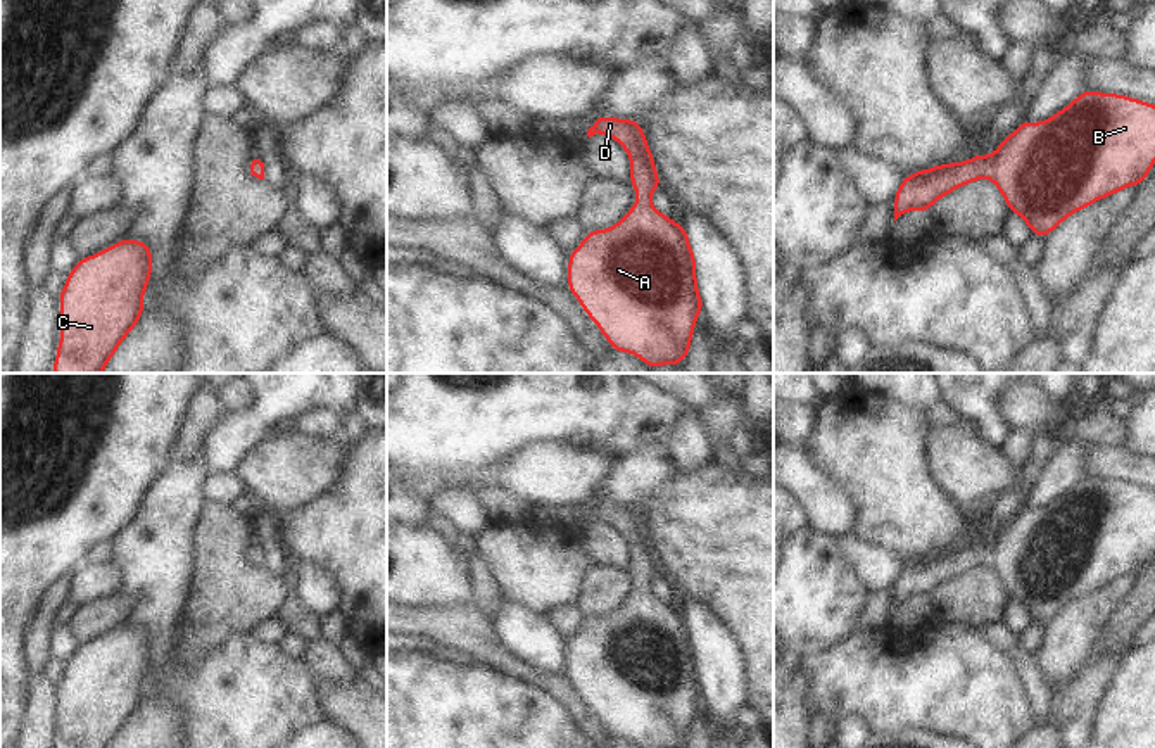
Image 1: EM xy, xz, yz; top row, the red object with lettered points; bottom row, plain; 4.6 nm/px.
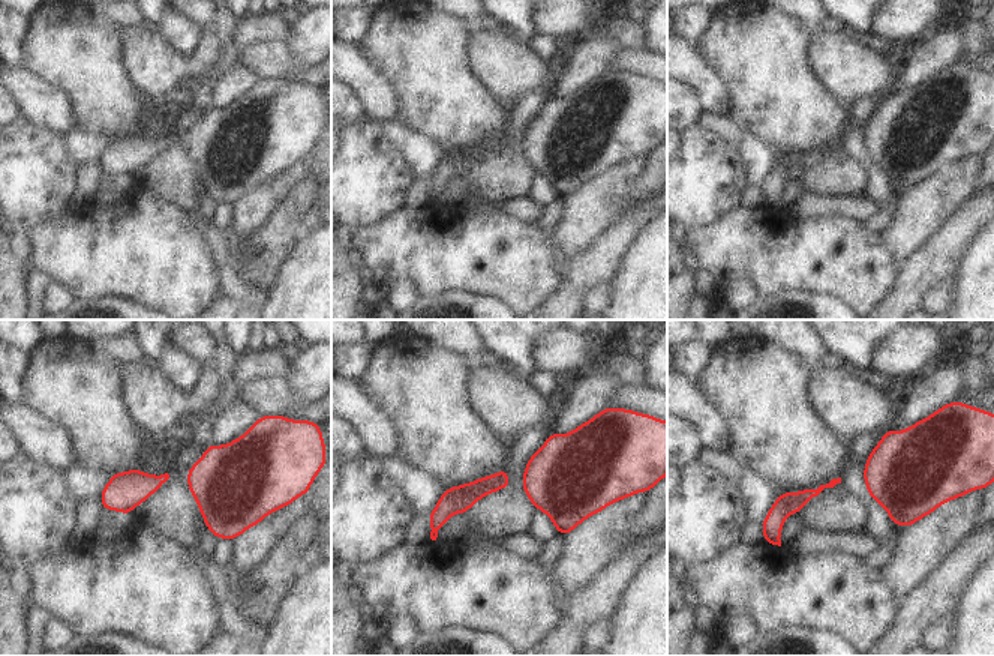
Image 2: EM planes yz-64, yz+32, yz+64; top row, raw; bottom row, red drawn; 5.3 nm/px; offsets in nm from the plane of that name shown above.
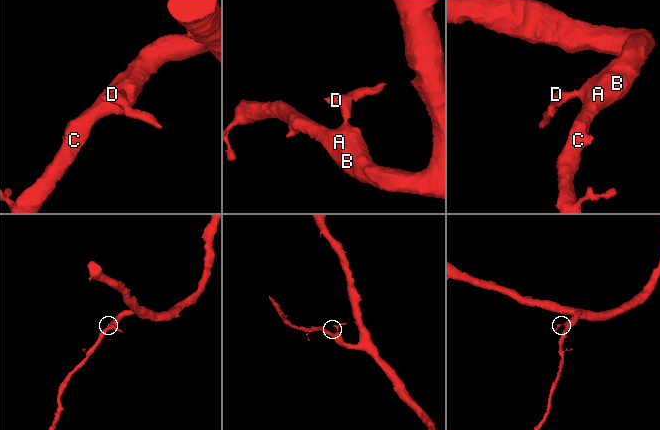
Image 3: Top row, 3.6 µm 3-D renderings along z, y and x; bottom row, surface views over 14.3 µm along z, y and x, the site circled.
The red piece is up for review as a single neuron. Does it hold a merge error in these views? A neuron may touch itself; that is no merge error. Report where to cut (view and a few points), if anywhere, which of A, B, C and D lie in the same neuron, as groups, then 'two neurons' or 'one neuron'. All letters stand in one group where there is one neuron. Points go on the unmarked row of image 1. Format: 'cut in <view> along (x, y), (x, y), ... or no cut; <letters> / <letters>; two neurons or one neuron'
no cut; A B C D; one neuron

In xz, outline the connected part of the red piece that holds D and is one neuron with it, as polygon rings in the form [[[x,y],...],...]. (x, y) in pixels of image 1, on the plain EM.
[[[596,503],[587,523],[603,520],[616,527],[630,546],[630,570],[637,589],[627,603],[606,617],[590,617],[582,631],[570,637],[568,677],[577,684],[587,703],[597,712],[613,738],[630,739],[641,748],[684,748],[689,741],[697,701],[703,700],[703,684],[697,677],[696,643],[689,631],[684,612],[677,612],[670,603],[661,601],[653,591],[651,582],[661,574],[654,544],[647,534],[646,520],[637,506],[620,506]]]

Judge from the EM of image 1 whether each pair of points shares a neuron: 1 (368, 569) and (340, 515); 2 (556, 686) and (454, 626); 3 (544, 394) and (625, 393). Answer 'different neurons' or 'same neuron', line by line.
1: same neuron
2: same neuron
3: same neuron

